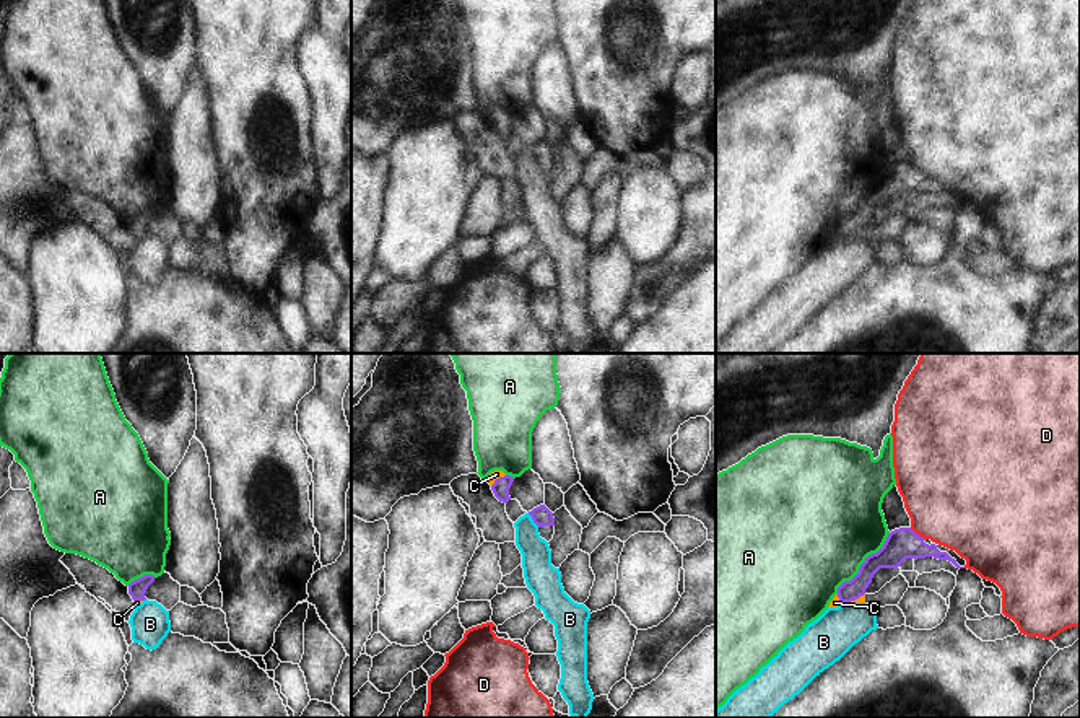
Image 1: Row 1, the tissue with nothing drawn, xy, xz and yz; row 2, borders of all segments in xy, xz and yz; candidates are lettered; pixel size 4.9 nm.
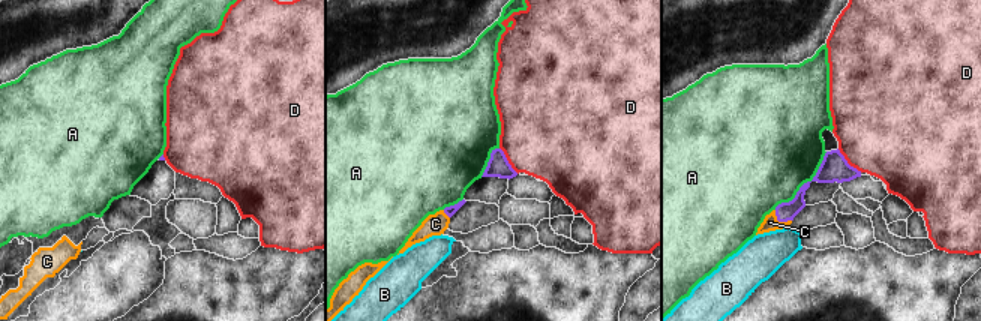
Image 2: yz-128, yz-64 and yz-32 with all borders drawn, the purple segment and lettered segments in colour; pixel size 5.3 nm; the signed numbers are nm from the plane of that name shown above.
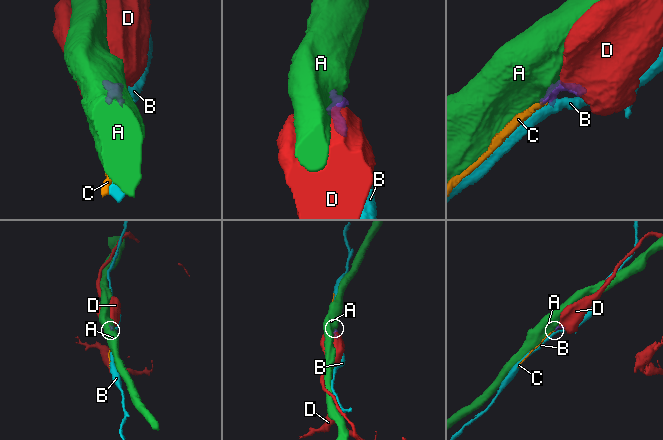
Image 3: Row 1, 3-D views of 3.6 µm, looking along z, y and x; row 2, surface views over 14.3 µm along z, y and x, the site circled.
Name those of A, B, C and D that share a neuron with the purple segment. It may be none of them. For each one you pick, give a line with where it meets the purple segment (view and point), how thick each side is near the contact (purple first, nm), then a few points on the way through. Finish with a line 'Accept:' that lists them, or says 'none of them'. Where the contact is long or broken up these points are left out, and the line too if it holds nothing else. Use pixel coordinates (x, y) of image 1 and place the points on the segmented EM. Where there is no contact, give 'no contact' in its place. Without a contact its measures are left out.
C: yz (849, 601) | 100/50 nm | across yz (853, 590), (849, 601), (835, 603)
Accept: C

